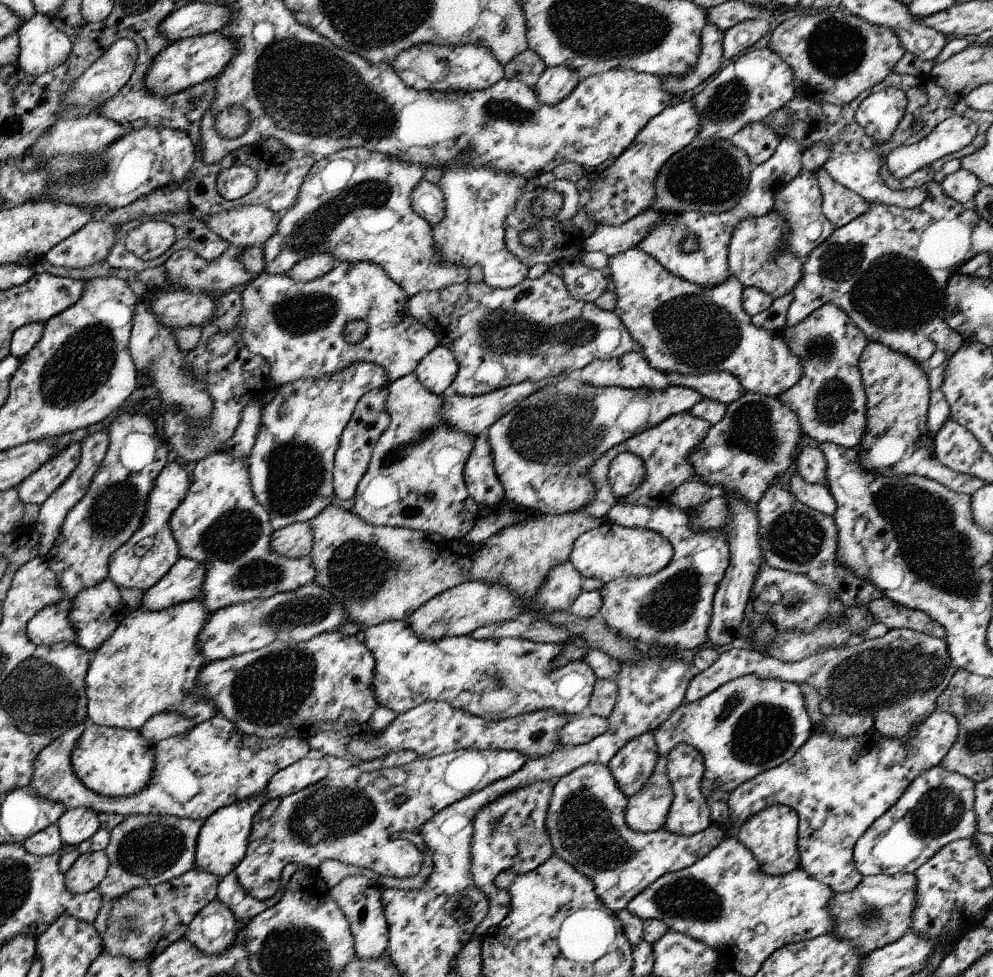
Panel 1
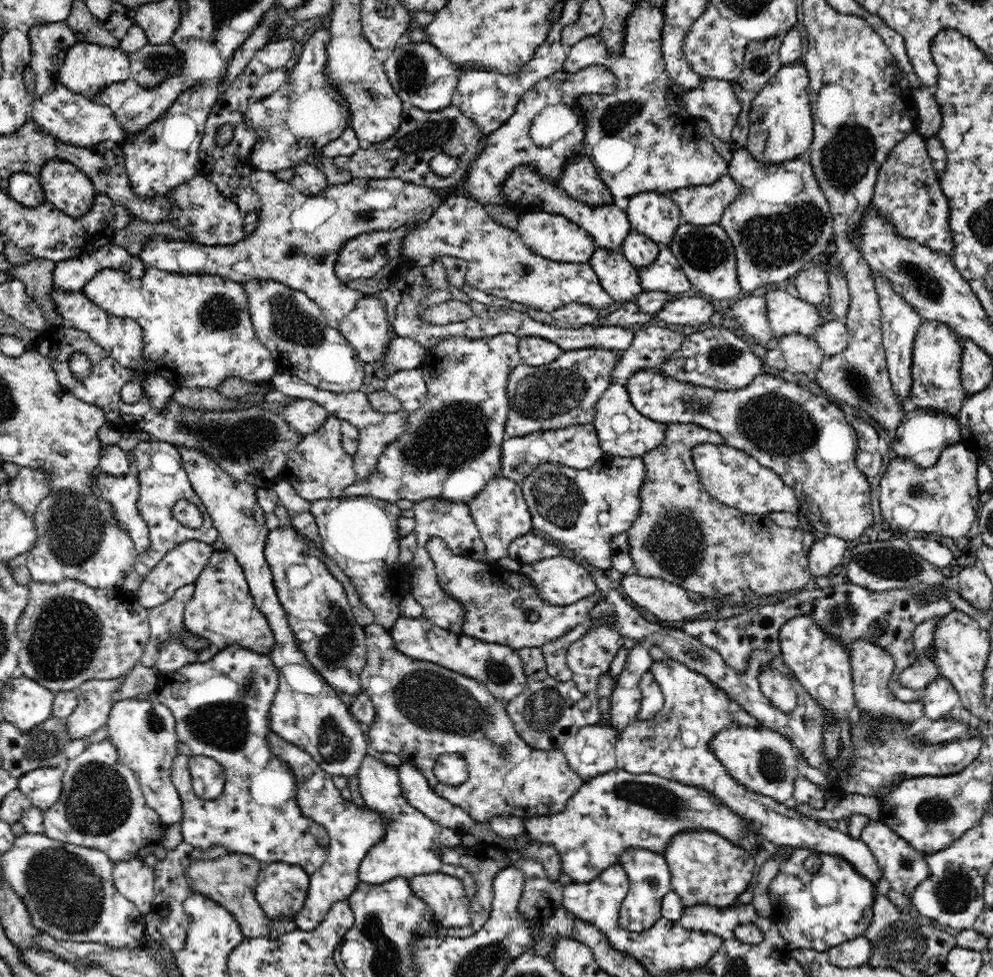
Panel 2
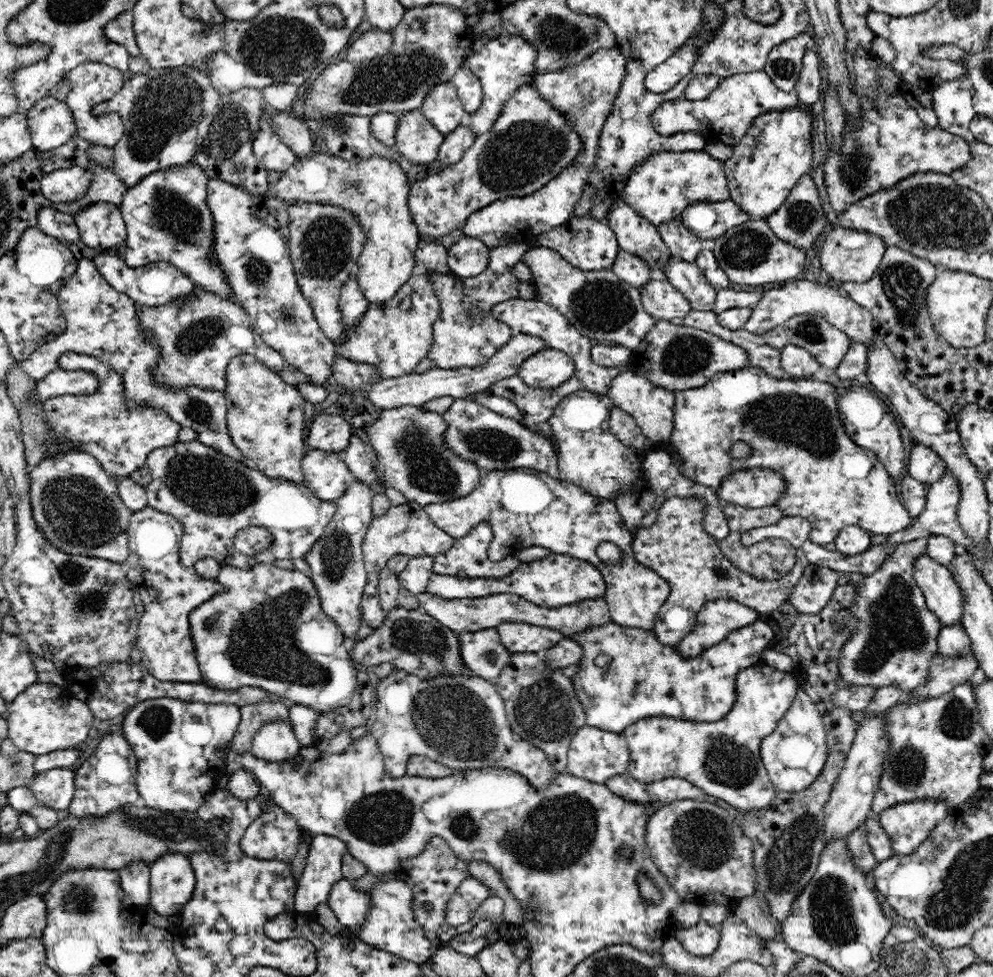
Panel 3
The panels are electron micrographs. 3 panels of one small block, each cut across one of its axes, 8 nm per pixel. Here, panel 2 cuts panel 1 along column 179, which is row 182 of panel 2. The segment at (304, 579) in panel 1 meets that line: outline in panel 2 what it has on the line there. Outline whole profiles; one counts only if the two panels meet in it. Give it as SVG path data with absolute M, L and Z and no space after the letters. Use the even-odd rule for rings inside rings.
M529 167L516 168L508 178L506 185L502 186L502 193L508 197L513 210L517 215L534 212L560 213L574 224L580 225L583 230L590 233L598 247L608 251L621 251L622 244L631 232L626 211L617 205L604 204L604 206L589 206L572 198L560 185L551 184Z

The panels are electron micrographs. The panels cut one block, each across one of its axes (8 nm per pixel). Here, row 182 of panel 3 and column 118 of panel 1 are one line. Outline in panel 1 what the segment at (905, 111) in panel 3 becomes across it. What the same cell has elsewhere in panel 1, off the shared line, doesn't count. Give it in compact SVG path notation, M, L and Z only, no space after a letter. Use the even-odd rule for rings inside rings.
M128 815L112 829L108 846L103 850L110 859L110 868L97 889L103 897L103 908L93 922L100 935L106 933L111 910L124 893L141 886L159 885L195 868L197 842L203 822L173 816Z

